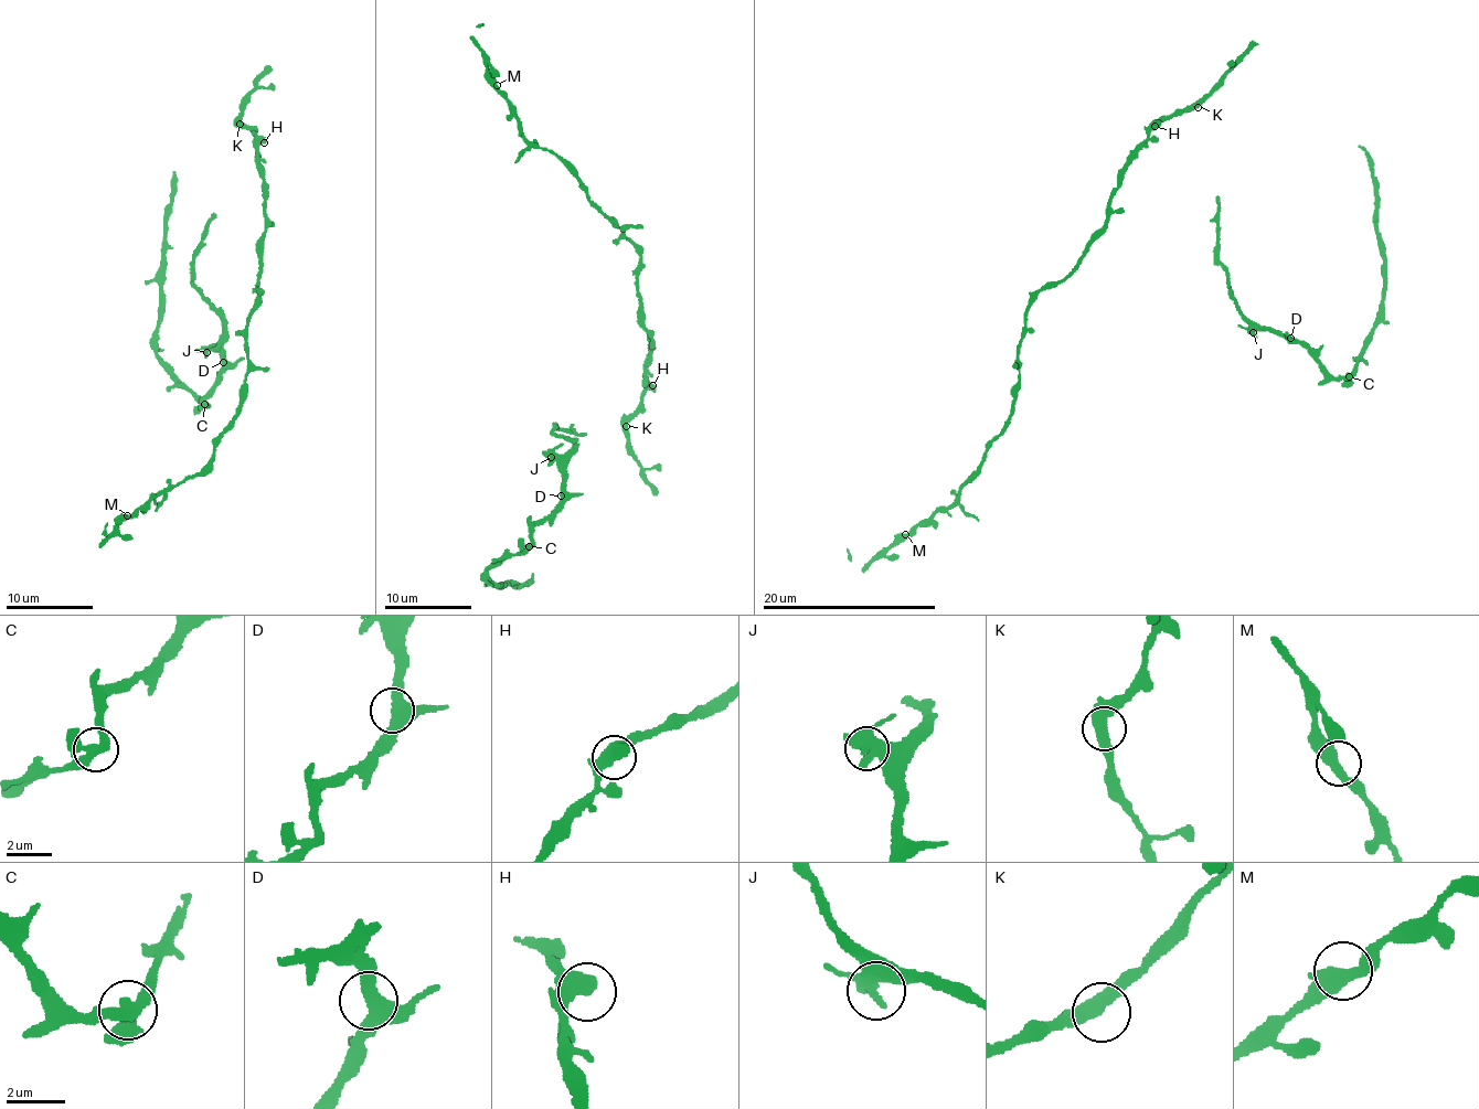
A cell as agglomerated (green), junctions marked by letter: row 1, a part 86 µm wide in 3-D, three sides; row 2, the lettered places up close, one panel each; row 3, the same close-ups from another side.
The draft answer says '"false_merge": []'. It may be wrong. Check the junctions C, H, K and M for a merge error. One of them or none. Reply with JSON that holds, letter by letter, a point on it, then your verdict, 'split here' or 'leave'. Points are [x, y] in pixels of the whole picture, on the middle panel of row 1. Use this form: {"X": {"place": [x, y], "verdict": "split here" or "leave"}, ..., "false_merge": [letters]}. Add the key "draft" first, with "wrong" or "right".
{"draft": "wrong", "C": {"place": [529, 546], "verdict": "split here"}, "H": {"place": [652, 385], "verdict": "leave"}, "K": {"place": [626, 426], "verdict": "leave"}, "M": {"place": [497, 85], "verdict": "leave"}, "false_merge": ["C"]}

